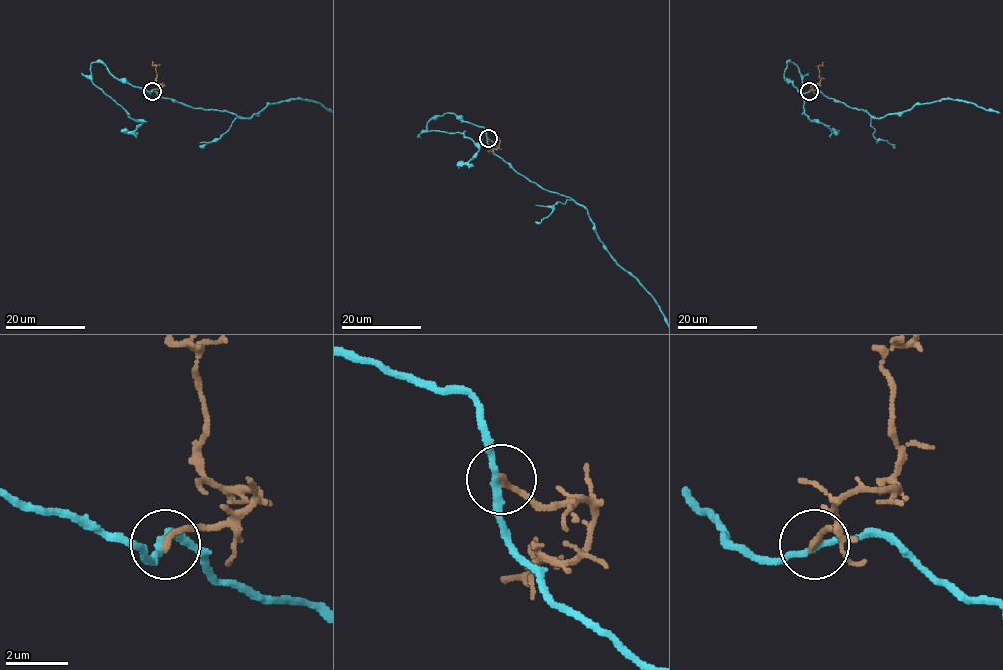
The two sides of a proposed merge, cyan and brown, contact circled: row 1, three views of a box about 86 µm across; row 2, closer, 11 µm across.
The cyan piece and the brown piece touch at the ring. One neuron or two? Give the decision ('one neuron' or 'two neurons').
two neurons

